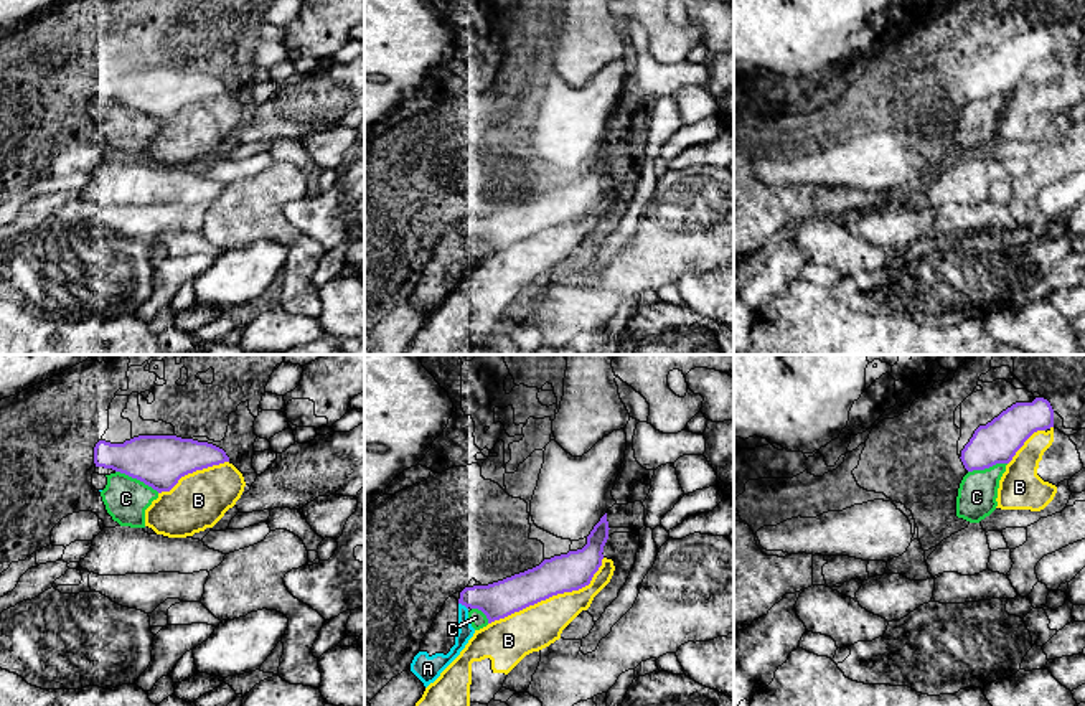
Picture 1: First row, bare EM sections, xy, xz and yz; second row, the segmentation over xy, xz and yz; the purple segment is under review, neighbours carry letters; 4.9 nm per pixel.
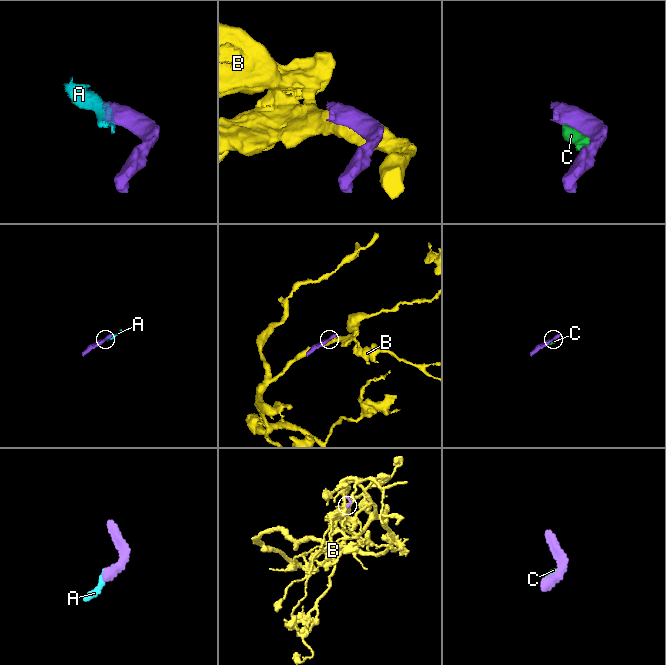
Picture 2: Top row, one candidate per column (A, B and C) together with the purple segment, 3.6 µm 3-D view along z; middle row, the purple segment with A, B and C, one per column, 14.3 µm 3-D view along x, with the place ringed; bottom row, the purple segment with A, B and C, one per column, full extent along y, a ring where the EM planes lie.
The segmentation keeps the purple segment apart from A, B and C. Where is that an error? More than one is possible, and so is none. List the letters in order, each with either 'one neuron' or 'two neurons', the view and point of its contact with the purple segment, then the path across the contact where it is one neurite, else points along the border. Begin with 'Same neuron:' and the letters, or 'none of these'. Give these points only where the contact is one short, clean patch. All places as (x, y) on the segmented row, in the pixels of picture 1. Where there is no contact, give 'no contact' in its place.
Same neuron: none of these
A: two neurons; contact xz (464, 604)
B: two neurons; contact xz (551, 596)
C: two neurons; contact xy (137, 479)

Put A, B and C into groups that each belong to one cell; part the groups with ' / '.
A C / B

